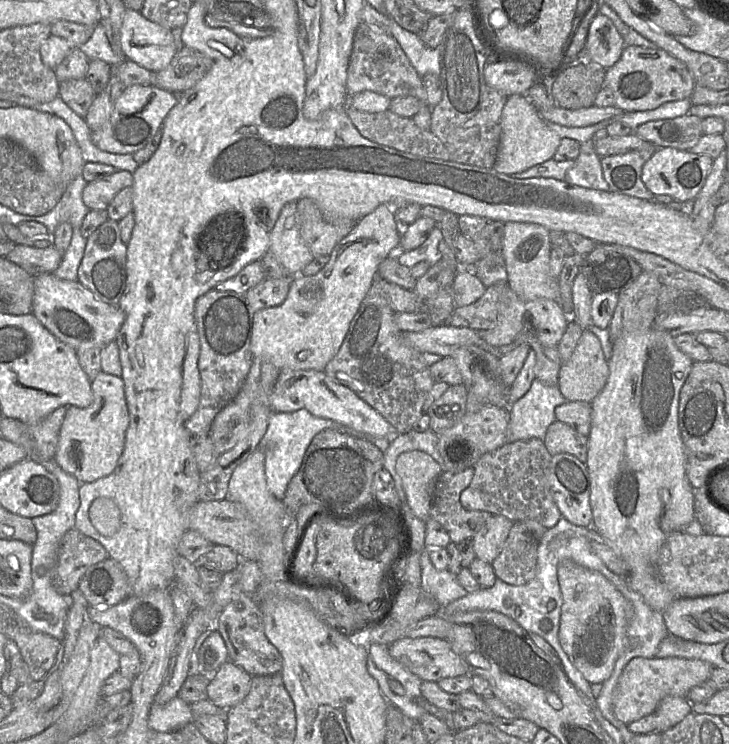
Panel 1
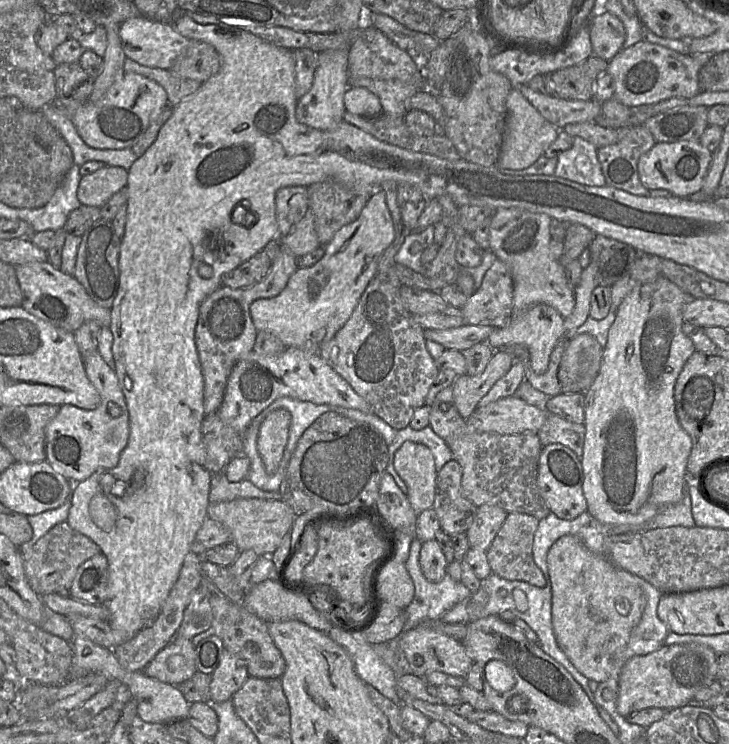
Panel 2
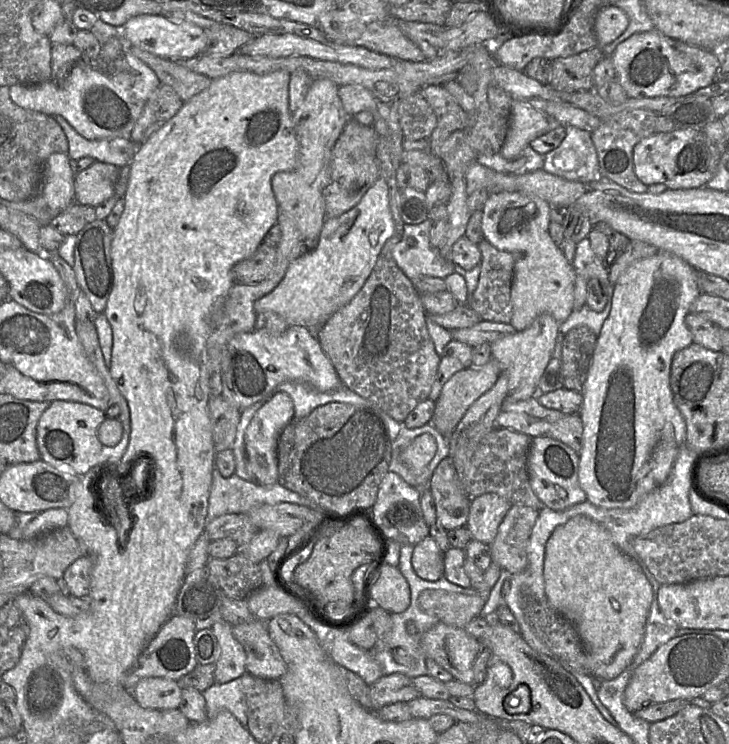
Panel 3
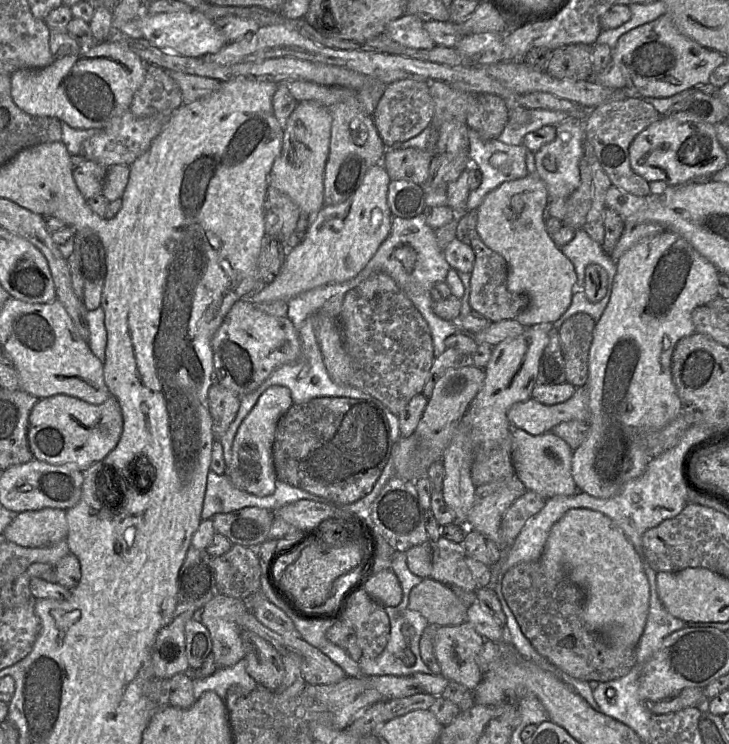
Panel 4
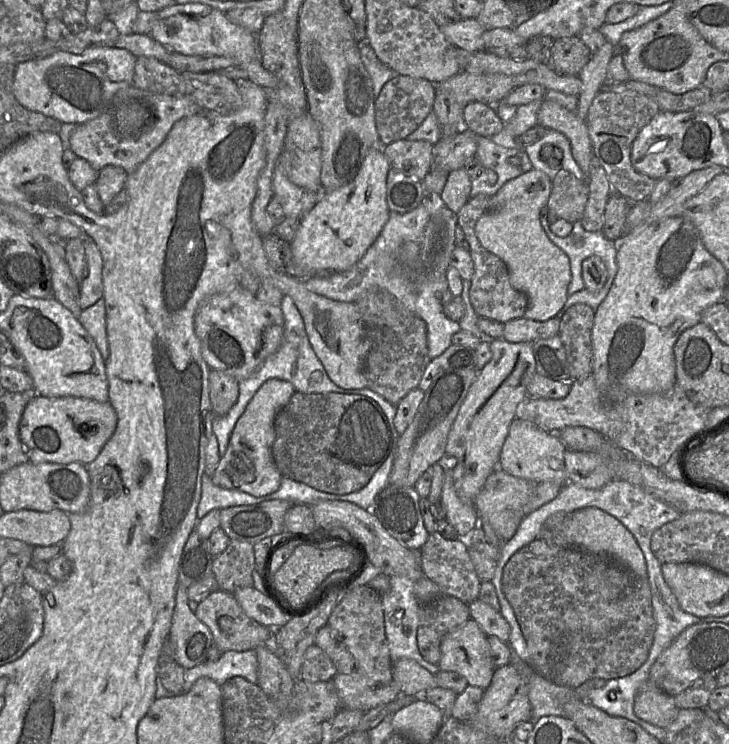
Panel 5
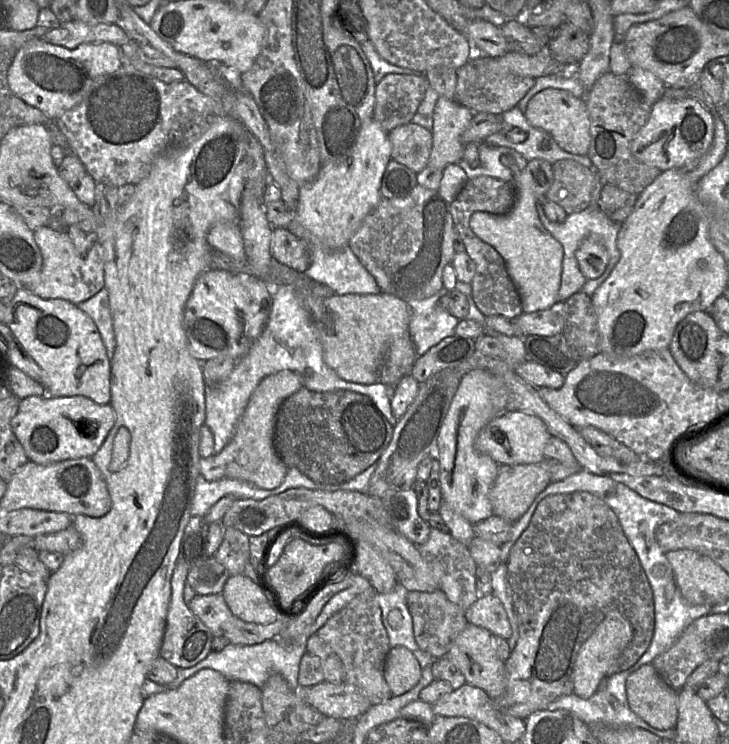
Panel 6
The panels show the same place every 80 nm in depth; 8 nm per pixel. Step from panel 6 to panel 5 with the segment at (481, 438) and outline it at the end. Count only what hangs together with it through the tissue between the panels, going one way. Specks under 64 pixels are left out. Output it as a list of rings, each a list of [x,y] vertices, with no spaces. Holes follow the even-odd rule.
[[[515,417],[499,456],[499,468],[536,484],[544,481],[567,483],[564,452],[567,449],[556,433],[549,433],[531,421]]]

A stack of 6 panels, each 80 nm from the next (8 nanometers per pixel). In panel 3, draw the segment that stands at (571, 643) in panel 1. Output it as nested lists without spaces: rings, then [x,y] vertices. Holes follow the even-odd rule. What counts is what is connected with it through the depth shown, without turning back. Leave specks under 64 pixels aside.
[[[576,515],[558,526],[548,539],[543,574],[548,602],[575,626],[587,654],[590,674],[602,681],[617,677],[639,649],[652,602],[652,587],[640,561],[624,553],[601,524]]]

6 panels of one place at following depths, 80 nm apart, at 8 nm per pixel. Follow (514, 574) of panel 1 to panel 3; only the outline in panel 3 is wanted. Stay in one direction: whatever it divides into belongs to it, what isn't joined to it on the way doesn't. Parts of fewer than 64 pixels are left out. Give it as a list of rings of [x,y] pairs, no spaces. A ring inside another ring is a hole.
[[[511,506],[490,544],[493,563],[512,574],[522,572],[527,567],[529,538],[538,514],[539,511],[528,506]]]

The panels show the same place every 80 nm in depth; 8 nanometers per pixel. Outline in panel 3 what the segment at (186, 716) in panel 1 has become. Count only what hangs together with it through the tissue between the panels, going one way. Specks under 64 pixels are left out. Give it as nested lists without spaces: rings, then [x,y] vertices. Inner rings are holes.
[[[161,677],[141,678],[131,691],[136,702],[145,709],[178,709],[181,688],[178,682]]]

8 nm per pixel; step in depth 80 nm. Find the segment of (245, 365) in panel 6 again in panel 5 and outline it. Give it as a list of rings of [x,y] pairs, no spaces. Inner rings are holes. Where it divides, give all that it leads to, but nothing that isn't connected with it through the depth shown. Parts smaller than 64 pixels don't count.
[[[284,295],[279,307],[281,308],[284,317],[284,334],[281,346],[275,353],[270,355],[250,377],[239,381],[238,399],[229,412],[223,416],[214,416],[212,431],[217,437],[220,455],[222,456],[225,454],[236,423],[244,413],[254,394],[265,381],[271,378],[288,381],[294,386],[295,391],[306,394],[336,392],[367,396],[374,399],[381,406],[389,422],[394,422],[397,406],[387,401],[383,396],[379,395],[368,387],[344,389],[336,385],[330,379],[324,365],[318,358],[309,341],[303,318],[293,299],[288,295]]]

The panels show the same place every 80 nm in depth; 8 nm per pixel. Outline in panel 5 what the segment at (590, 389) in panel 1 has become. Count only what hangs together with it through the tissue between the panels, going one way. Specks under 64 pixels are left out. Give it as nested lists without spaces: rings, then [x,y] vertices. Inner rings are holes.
[[[574,304],[563,315],[560,338],[563,342],[570,380],[583,380],[593,373],[592,328],[595,310],[586,304]]]

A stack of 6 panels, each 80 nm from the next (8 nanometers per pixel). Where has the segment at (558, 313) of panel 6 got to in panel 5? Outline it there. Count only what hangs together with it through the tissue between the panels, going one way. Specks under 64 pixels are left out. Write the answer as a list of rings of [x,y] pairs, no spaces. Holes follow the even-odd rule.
[[[556,316],[547,321],[536,321],[525,317],[505,323],[502,338],[512,342],[533,342],[559,334],[561,319]]]

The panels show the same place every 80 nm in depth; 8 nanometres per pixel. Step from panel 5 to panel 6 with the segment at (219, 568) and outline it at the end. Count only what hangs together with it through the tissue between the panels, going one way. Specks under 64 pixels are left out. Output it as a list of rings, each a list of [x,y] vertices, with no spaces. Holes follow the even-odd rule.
[[[224,527],[223,530],[223,541],[214,557],[229,575],[243,574],[250,561],[249,537],[232,527]]]

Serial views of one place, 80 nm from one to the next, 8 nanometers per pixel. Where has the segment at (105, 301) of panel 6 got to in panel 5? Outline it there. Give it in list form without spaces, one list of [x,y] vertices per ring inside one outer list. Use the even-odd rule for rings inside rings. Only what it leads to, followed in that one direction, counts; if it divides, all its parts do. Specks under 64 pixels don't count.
[[[102,297],[94,305],[82,310],[80,323],[93,338],[103,359],[109,358],[109,343],[106,328],[106,306]]]

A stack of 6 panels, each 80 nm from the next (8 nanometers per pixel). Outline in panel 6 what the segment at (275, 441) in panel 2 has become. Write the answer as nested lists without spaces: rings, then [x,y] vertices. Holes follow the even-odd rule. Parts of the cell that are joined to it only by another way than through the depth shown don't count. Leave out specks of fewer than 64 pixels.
[[[283,370],[266,376],[253,392],[238,421],[234,435],[225,448],[211,457],[201,457],[199,475],[208,481],[231,478],[250,482],[262,489],[277,488],[284,480],[288,468],[274,447],[275,419],[281,404],[302,387],[301,376],[291,370]]]

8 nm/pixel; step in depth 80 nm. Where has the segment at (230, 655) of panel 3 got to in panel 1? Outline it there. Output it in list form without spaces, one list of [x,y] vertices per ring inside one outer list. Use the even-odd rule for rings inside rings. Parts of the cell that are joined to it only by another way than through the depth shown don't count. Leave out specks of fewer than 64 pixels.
[[[231,660],[224,662],[210,676],[208,700],[215,706],[229,710],[249,693],[251,676]]]

